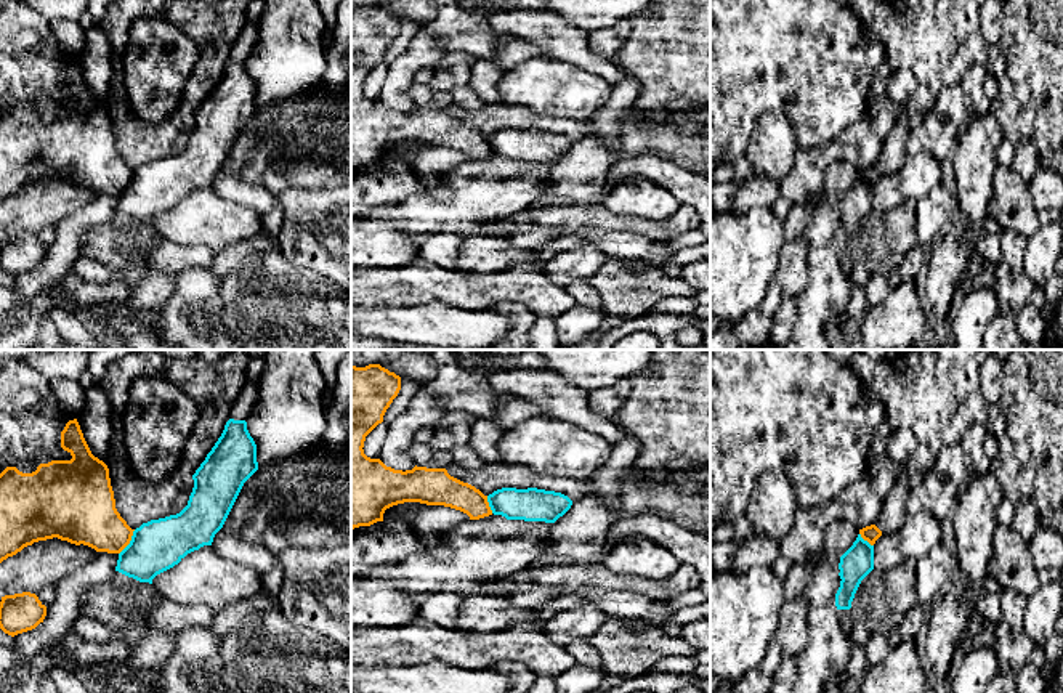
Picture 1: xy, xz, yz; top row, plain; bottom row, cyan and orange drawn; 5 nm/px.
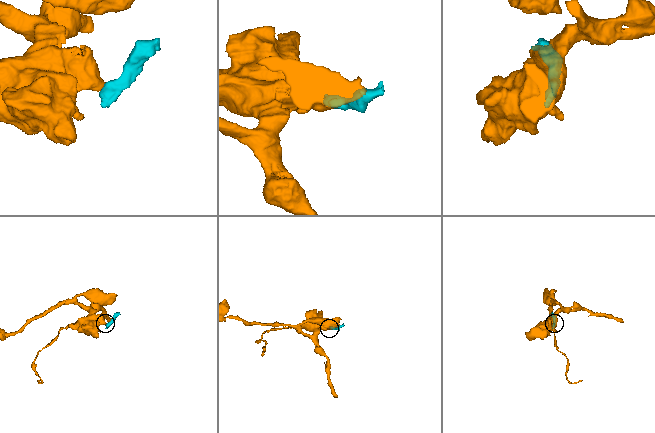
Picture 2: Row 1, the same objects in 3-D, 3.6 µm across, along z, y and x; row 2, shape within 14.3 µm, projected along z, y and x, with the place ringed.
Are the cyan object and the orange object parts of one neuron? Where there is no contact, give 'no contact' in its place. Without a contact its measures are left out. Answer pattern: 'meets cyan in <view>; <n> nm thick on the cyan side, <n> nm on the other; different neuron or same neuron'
meets cyan in xy; 260 nm thick on the cyan side, 280 nm on the other; different neuron

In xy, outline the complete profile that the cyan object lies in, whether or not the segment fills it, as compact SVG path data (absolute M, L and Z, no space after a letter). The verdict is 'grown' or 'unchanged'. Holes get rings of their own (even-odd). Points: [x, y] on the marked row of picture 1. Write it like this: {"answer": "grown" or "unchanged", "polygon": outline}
{"answer": "unchanged", "polygon": "M229 419L192 475L188 505L176 515L143 523L119 553L115 571L139 582L178 565L188 553L212 545L244 483L258 470L257 444L245 420Z"}

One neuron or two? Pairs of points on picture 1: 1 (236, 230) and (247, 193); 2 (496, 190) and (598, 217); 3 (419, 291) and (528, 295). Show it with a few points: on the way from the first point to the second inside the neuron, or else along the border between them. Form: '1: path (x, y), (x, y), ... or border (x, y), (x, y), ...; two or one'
1: border (210, 188), (222, 198), (255, 210), (262, 217); two
2: border (528, 207), (518, 214); two
3: path (446, 289), (501, 289); one

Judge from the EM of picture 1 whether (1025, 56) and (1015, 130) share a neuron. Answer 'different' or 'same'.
same

